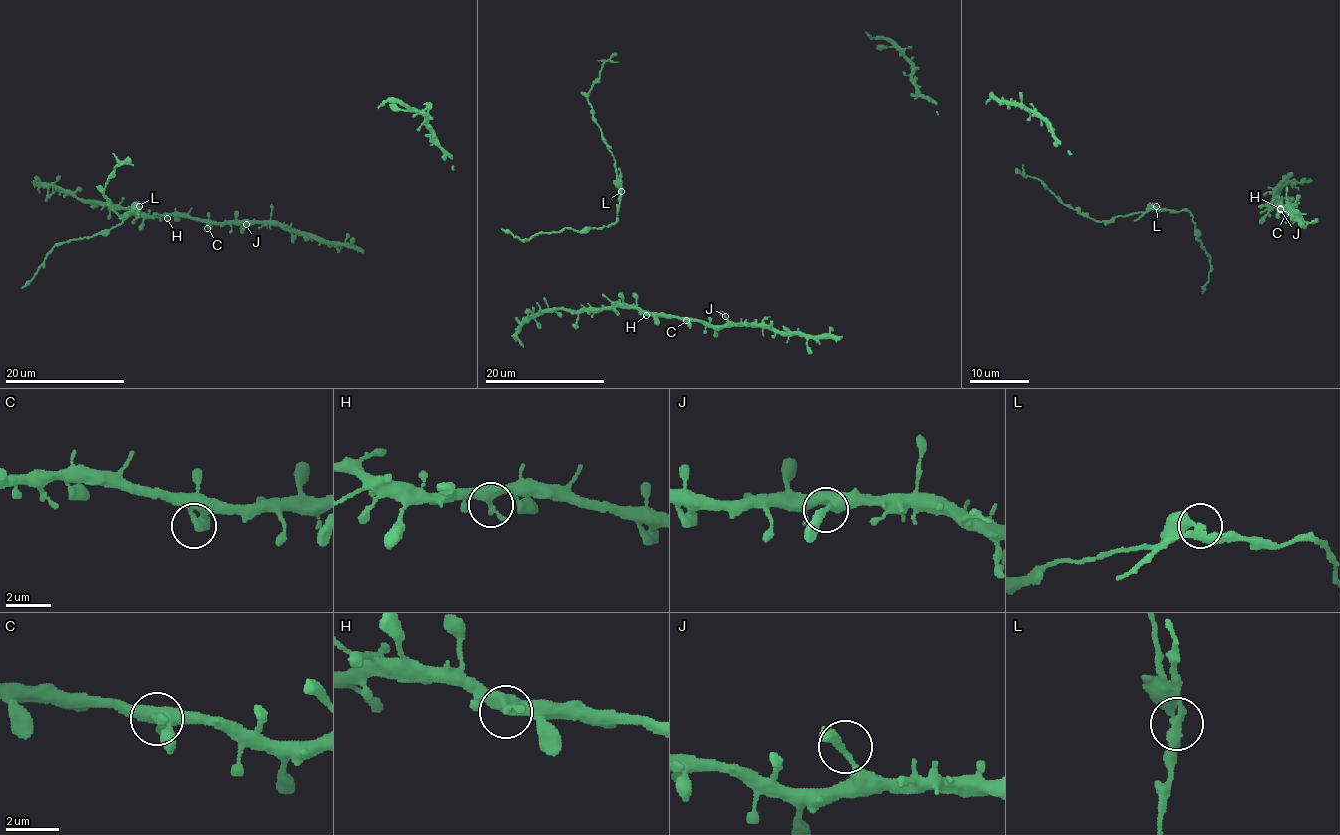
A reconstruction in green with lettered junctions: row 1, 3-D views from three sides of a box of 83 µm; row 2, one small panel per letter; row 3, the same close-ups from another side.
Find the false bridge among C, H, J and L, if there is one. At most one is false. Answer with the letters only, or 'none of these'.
L

